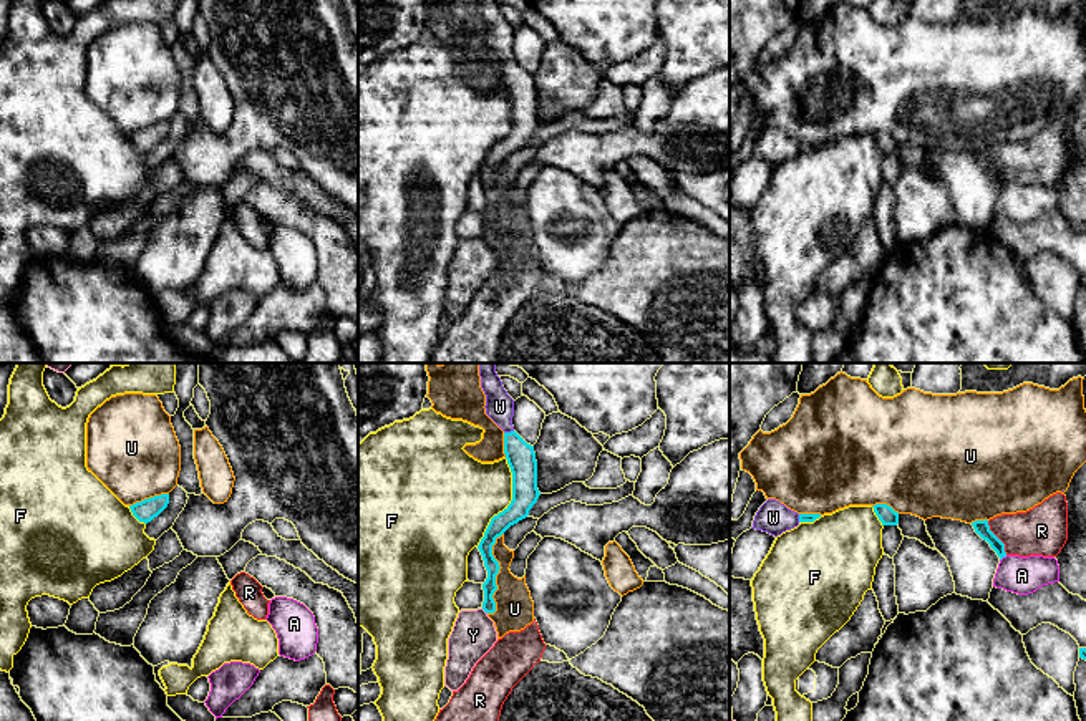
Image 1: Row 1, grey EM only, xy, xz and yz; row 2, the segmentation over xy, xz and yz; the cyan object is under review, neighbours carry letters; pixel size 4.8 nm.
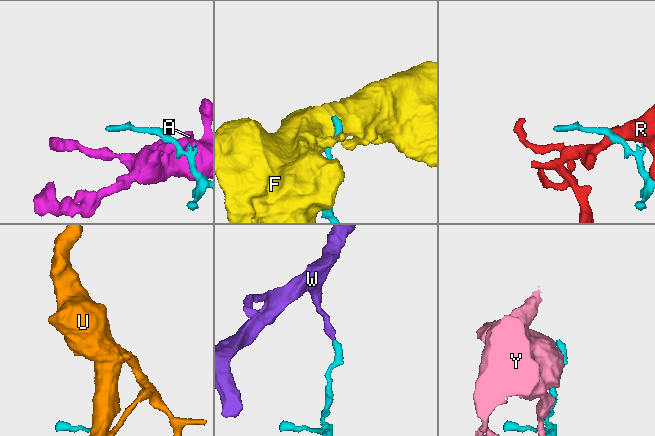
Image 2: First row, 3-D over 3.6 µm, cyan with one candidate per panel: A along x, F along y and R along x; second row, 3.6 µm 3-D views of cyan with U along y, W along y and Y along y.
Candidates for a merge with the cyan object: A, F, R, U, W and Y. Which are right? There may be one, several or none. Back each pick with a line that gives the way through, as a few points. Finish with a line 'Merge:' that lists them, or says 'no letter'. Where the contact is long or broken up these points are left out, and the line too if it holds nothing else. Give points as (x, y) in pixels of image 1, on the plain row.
W: runs through xz (521, 87), (508, 62), (499, 35)
Merge: W

